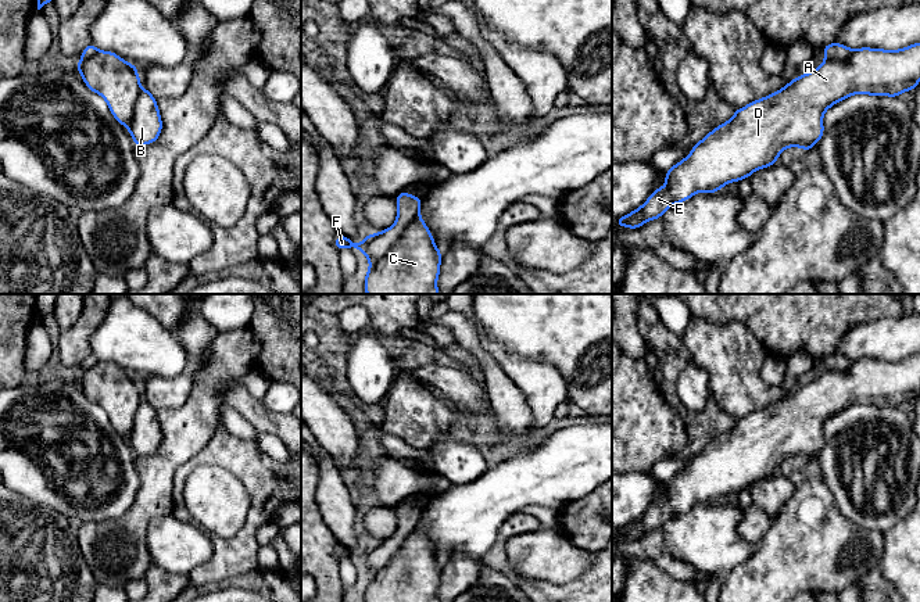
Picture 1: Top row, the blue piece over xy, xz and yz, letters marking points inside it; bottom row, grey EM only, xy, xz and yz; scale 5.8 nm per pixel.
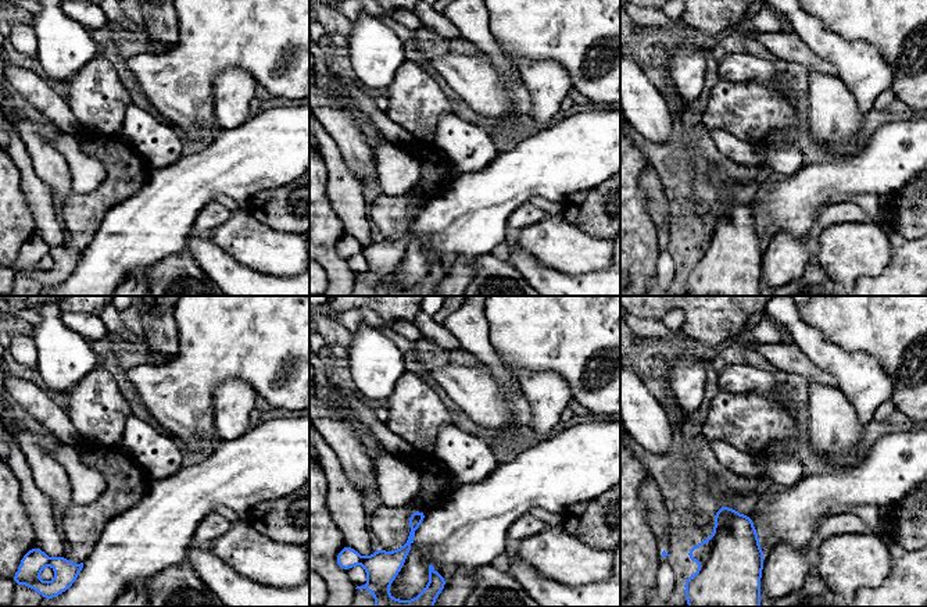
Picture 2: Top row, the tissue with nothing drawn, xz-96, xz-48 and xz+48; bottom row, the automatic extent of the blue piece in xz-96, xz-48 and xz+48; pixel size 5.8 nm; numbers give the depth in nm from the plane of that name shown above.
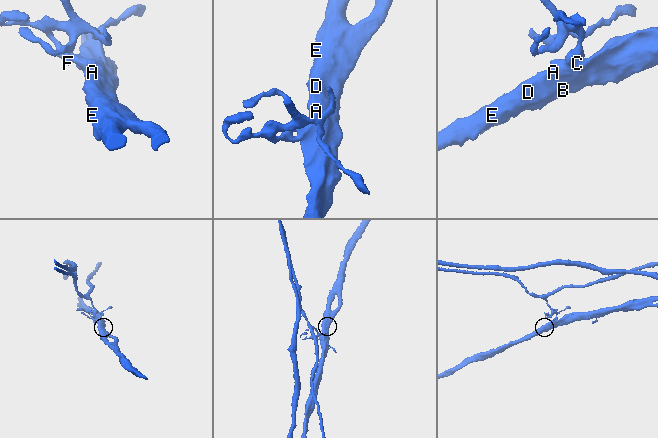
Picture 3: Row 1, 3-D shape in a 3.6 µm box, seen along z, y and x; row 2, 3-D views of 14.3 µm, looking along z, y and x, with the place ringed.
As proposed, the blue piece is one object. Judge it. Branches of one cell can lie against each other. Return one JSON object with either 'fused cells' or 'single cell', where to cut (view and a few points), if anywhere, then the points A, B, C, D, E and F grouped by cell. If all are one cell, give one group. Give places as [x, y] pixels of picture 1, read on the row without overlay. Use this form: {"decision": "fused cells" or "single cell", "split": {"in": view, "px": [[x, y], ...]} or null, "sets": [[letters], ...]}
{"decision": "fused cells", "split": {"in": "xz", "px": [[418, 522], [392, 561], [371, 579]]}, "sets": [["A", "B", "C", "D", "E"], ["F"]]}

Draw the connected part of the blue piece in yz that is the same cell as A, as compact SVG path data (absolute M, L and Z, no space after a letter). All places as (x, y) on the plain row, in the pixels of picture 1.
M920 352L899 361L860 358L844 370L826 369L819 379L798 386L778 402L735 420L727 433L710 441L684 470L665 483L663 498L654 501L641 517L615 530L615 534L638 540L648 531L661 530L667 519L695 504L720 502L727 494L738 494L755 481L777 474L785 459L808 462L823 448L823 426L835 413L853 405L899 408L906 401L914 402L919 391Z

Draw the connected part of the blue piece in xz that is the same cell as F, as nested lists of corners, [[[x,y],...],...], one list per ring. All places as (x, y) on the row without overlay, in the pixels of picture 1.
[[[401,502],[395,506],[397,530],[393,537],[366,548],[359,553],[352,553],[344,545],[339,545],[334,551],[336,559],[355,559],[365,565],[368,573],[373,577],[384,570],[394,555],[401,548],[404,540],[414,531],[422,517],[422,510],[418,506],[411,506],[407,502]]]

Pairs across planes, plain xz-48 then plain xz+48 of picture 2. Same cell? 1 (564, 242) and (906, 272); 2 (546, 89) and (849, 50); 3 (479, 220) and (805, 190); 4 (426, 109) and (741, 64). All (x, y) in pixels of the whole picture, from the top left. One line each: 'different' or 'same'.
1: different
2: same
3: same
4: different

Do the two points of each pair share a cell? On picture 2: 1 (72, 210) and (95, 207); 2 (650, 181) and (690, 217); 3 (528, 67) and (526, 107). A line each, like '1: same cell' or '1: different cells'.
1: same cell
2: different cells
3: different cells

